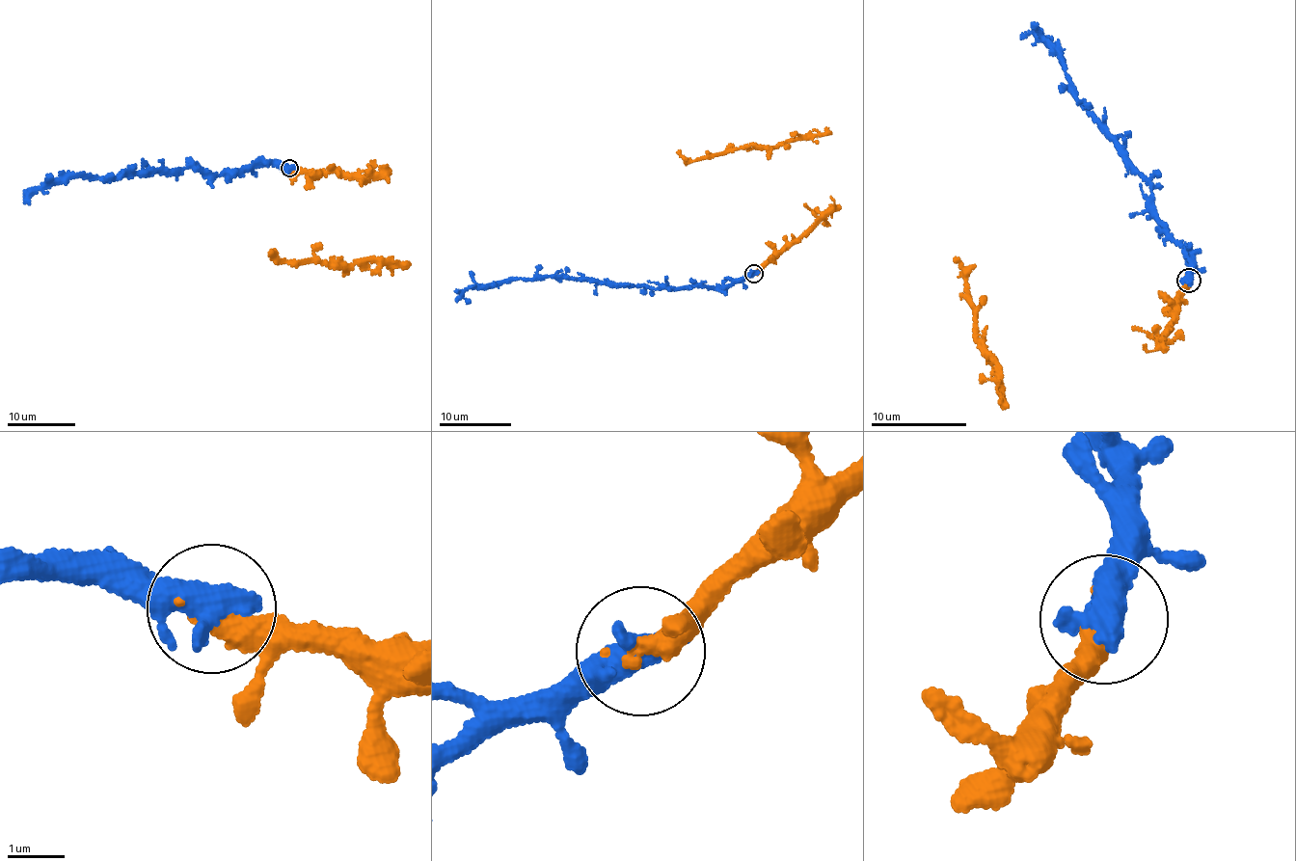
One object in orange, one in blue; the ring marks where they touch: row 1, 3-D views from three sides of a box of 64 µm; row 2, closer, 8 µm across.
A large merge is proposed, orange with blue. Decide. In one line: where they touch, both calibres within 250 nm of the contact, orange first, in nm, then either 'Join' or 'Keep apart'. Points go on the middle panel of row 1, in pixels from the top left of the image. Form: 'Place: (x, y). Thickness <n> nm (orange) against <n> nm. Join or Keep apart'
Place: (753, 273). Thickness 400 nm (orange) against 460 nm. Join

